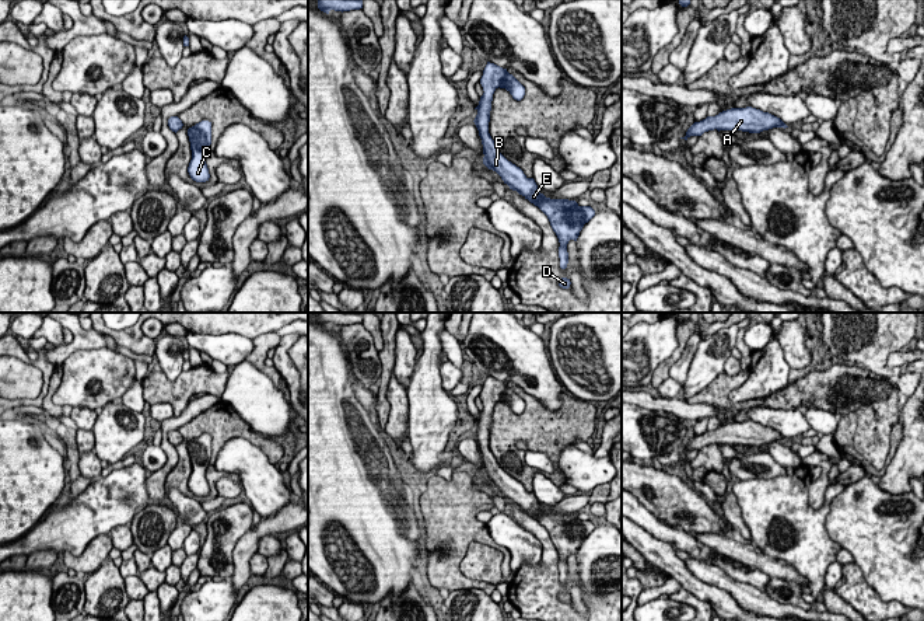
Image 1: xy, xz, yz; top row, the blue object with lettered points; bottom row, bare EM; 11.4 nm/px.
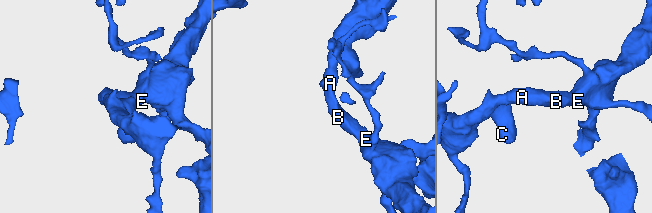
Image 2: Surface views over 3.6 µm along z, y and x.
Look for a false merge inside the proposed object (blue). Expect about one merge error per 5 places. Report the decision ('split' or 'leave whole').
leave whole

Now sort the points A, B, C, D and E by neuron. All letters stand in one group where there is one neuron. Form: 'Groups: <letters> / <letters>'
Groups: A B C D E

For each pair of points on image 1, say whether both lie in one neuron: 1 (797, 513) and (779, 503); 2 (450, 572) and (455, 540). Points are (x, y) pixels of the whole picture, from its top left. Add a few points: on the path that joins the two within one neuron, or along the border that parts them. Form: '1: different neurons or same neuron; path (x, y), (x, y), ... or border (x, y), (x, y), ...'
1: same neuron; path (793, 513), (783, 508)
2: same neuron; path (450, 564), (454, 548)

